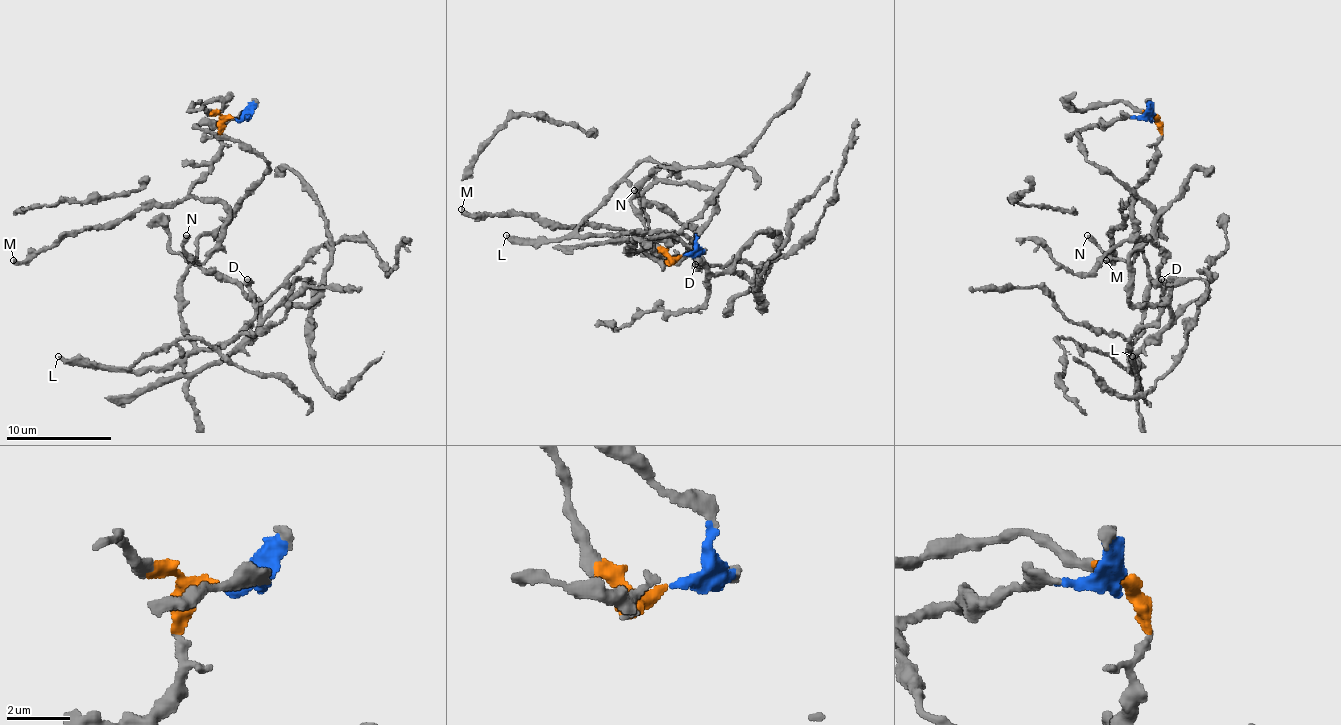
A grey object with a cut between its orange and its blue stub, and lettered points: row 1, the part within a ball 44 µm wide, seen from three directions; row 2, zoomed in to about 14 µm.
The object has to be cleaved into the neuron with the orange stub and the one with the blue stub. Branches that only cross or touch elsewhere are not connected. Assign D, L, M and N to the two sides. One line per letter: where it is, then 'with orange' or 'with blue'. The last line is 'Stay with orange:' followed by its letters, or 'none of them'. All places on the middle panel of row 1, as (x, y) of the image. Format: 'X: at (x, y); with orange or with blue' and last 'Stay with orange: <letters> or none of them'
D: at (695, 264); with blue
L: at (506, 235); with blue
M: at (461, 209); with orange
N: at (634, 190); with orange
Stay with orange: M, N

